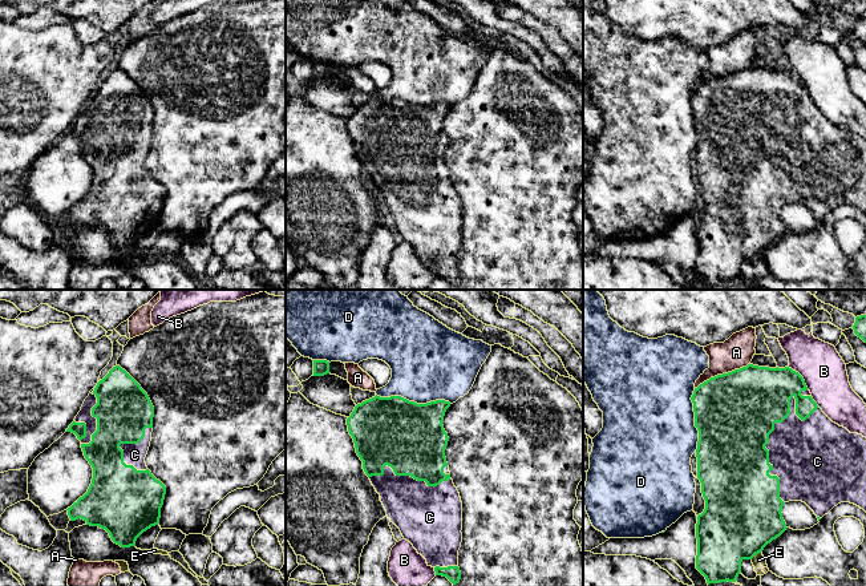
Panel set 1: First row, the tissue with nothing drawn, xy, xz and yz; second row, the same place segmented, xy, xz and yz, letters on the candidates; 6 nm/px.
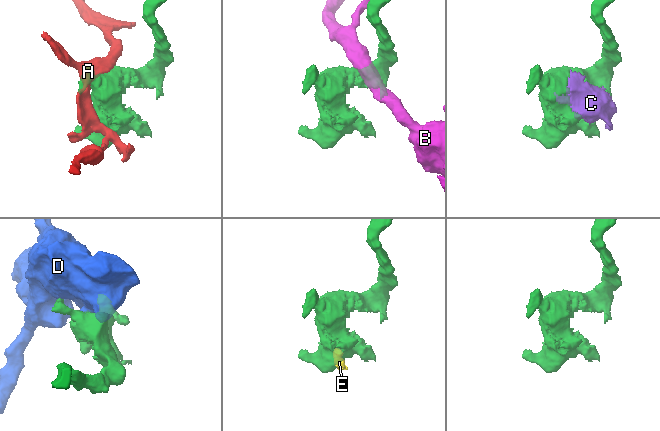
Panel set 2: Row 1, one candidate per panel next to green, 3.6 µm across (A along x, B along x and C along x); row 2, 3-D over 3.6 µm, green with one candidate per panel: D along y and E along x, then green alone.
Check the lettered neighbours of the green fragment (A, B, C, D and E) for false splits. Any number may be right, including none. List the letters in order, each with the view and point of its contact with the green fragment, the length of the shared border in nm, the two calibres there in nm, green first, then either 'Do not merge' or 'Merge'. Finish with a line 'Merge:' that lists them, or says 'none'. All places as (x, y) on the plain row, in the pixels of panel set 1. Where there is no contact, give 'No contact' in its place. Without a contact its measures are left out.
A: Touches green at yz (723, 76). Shared border 360 nm. Thickness 480 nm (green) against 190 nm. Do not merge
B: Touches green at yz (801, 79). Shared border 190 nm. Thickness 320 nm (green) against 260 nm. Do not merge
C: Touches green at yz (767, 152). Shared border 650 nm. Thickness 440 nm (green) against 440 nm. Merge
D: Touches green at xz (413, 104). Shared border 460 nm. Thickness 420 nm (green) against 460 nm. Do not merge
E: Touches green at yz (755, 257). Shared border 80 nm. Thickness 460 nm (green) against 80 nm. Do not merge
Merge: C

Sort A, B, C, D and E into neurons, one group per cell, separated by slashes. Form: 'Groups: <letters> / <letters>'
Groups: A E / B / C / D

